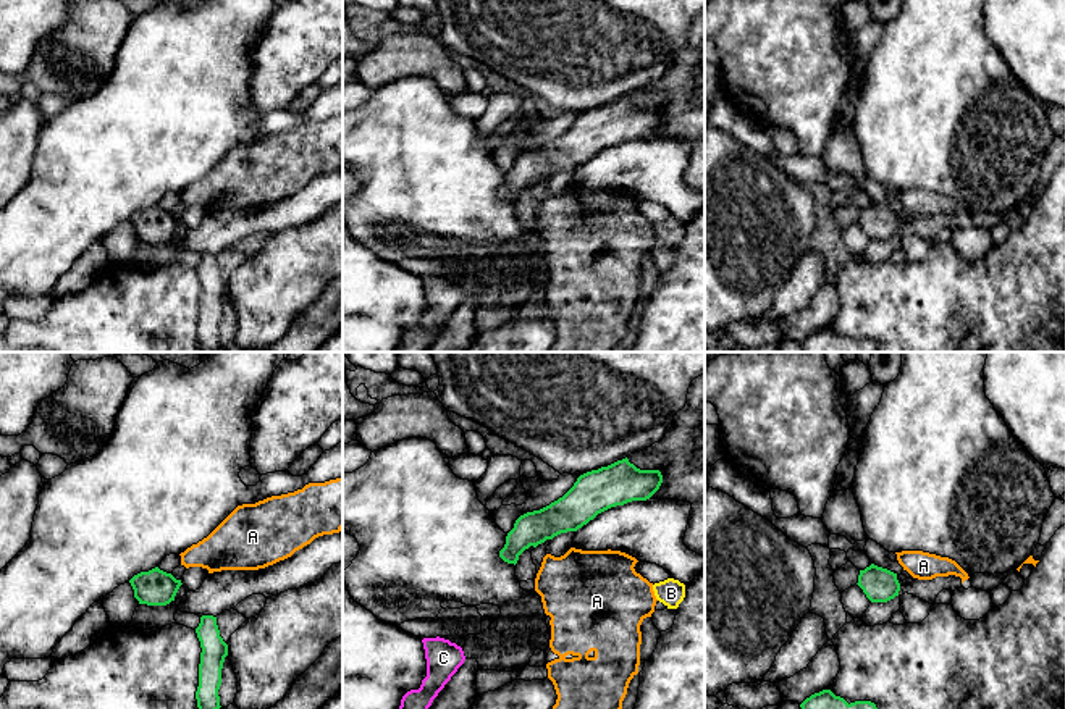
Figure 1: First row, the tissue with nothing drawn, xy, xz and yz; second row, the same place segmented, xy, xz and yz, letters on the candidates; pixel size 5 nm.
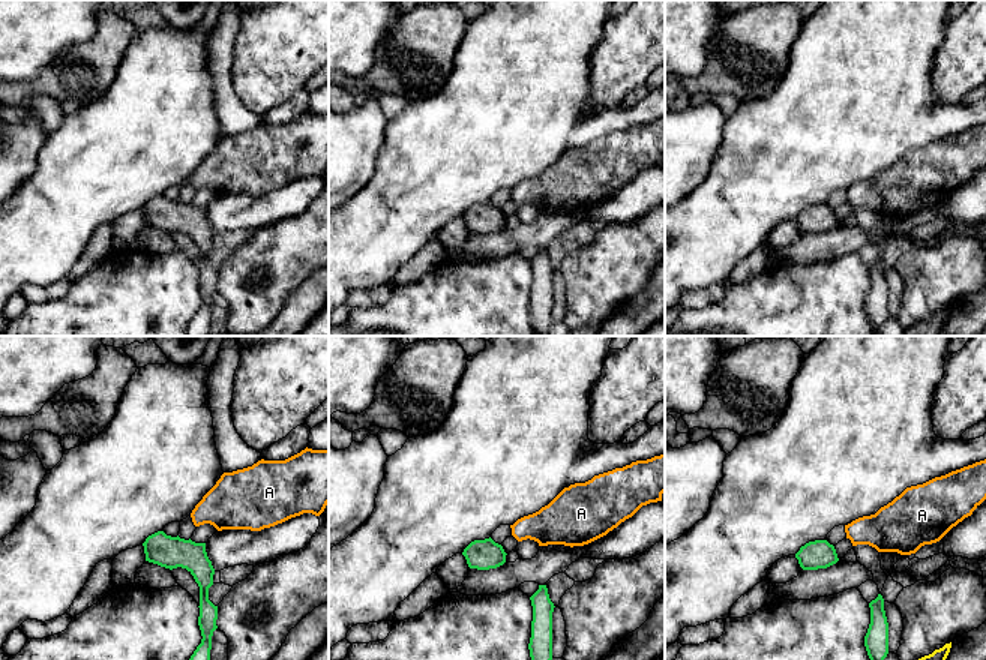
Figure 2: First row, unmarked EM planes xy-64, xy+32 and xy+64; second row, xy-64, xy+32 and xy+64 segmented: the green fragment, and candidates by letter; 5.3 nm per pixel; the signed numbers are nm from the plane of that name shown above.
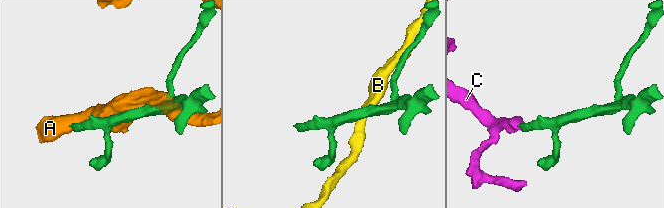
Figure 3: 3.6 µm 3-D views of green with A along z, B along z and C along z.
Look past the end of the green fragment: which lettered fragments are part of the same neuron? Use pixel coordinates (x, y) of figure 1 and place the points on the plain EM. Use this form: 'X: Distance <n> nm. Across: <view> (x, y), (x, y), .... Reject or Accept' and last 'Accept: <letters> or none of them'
A: Distance 50 nm. Across: yz (896, 212), (904, 207). Reject
B: Distance 400 nm. Across: xz (645, 138), (668, 217). Reject
C: Distance 480 nm. Across: xz (505, 199), (454, 281). Accept
Accept: C

